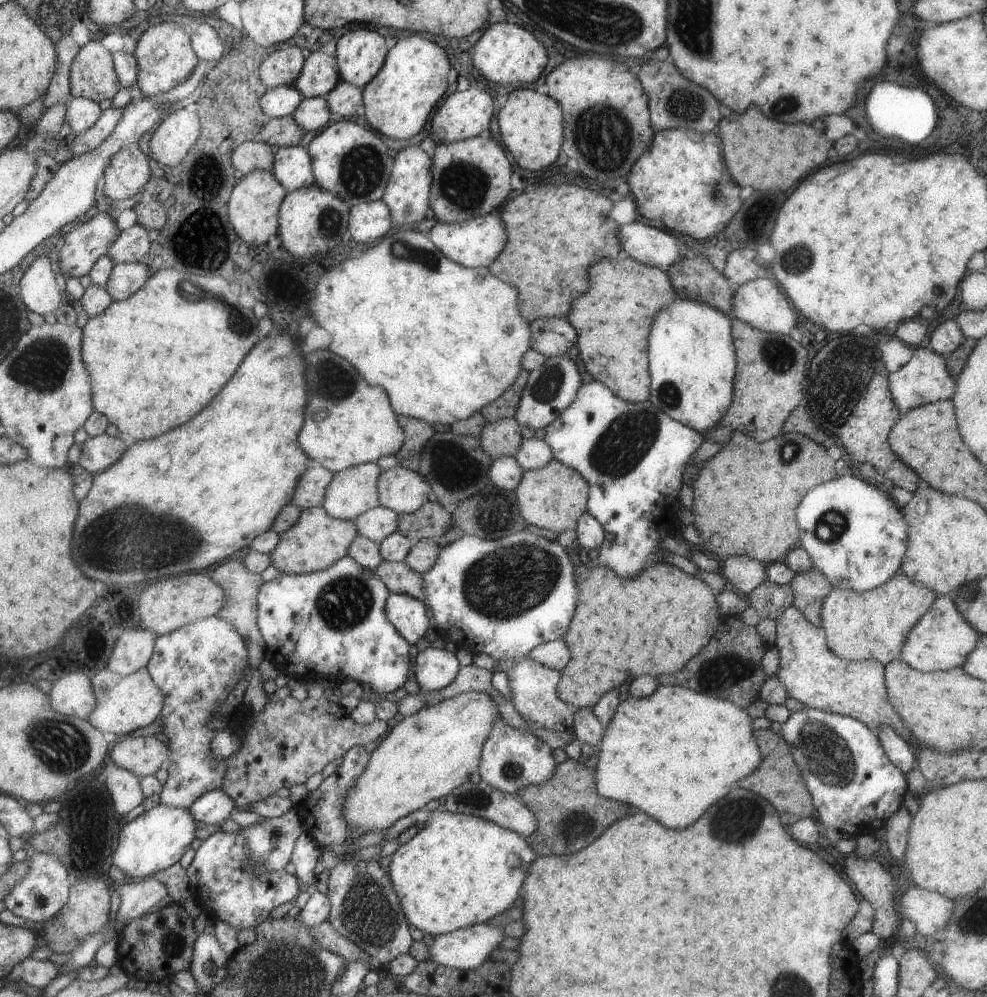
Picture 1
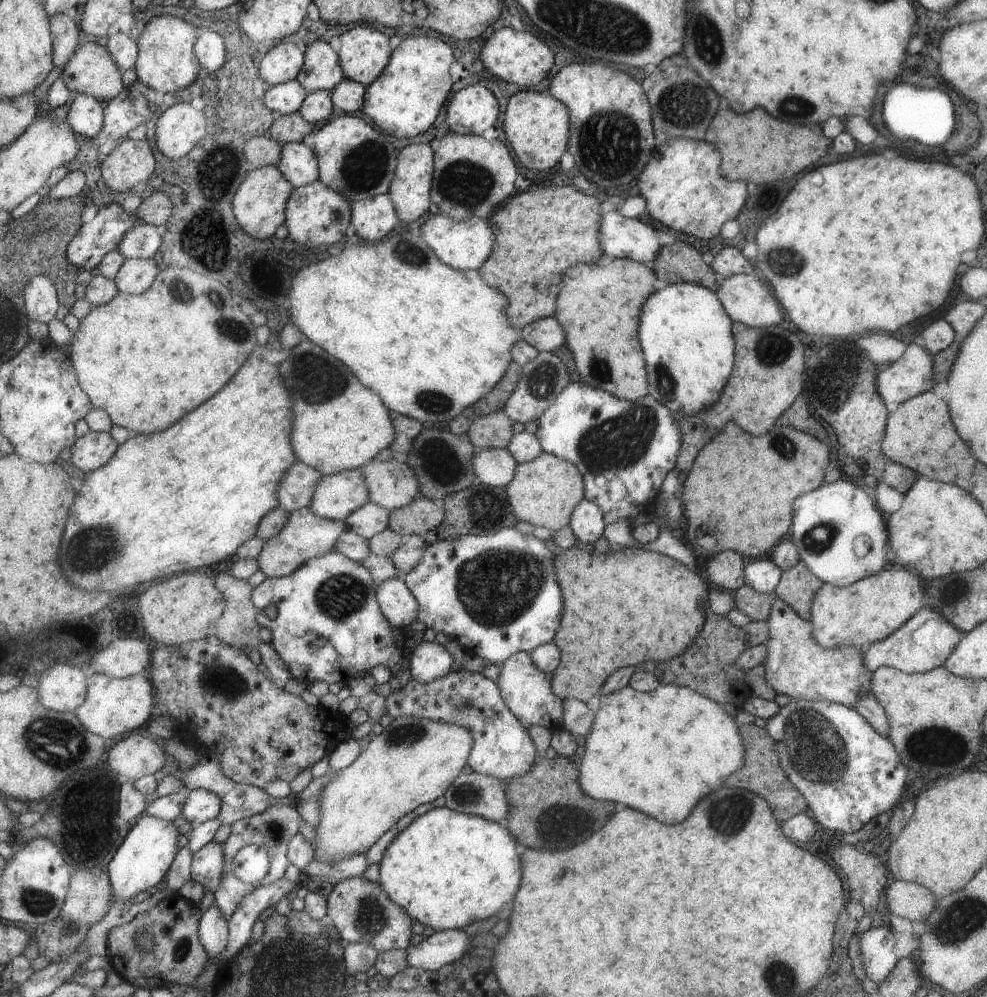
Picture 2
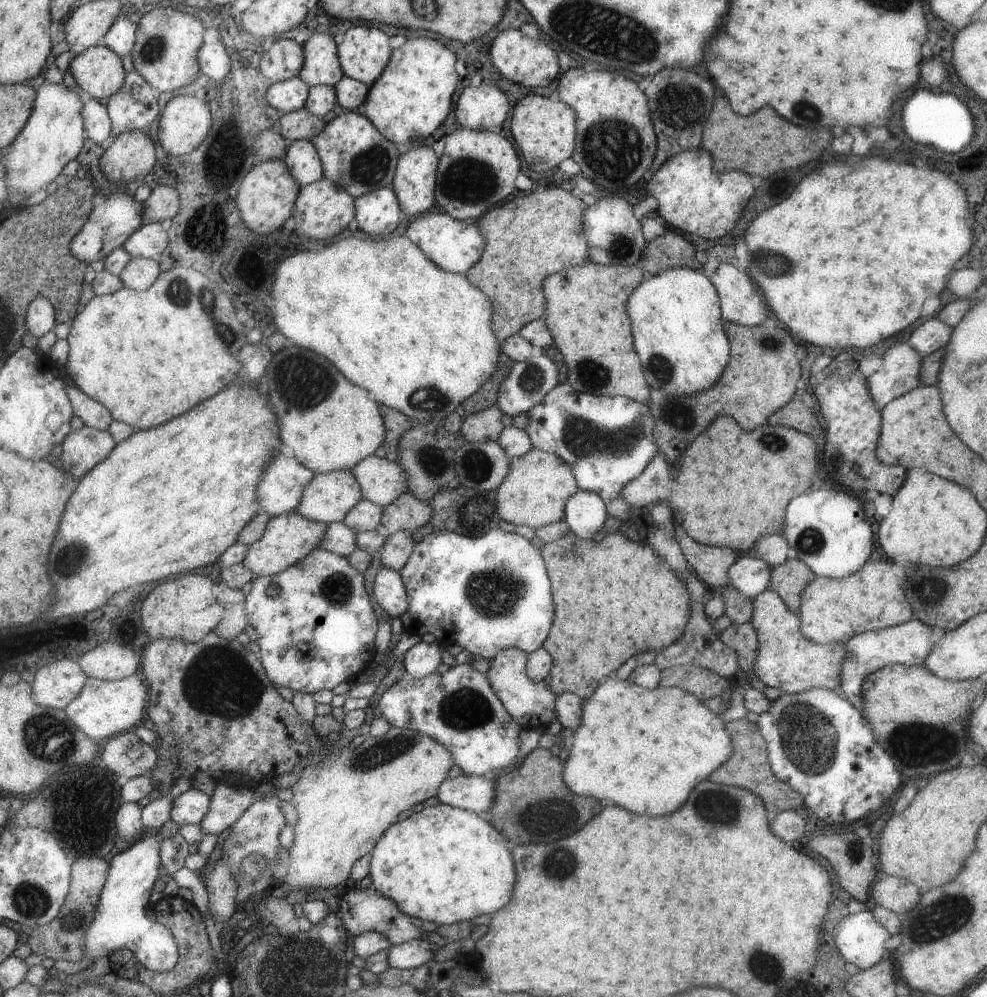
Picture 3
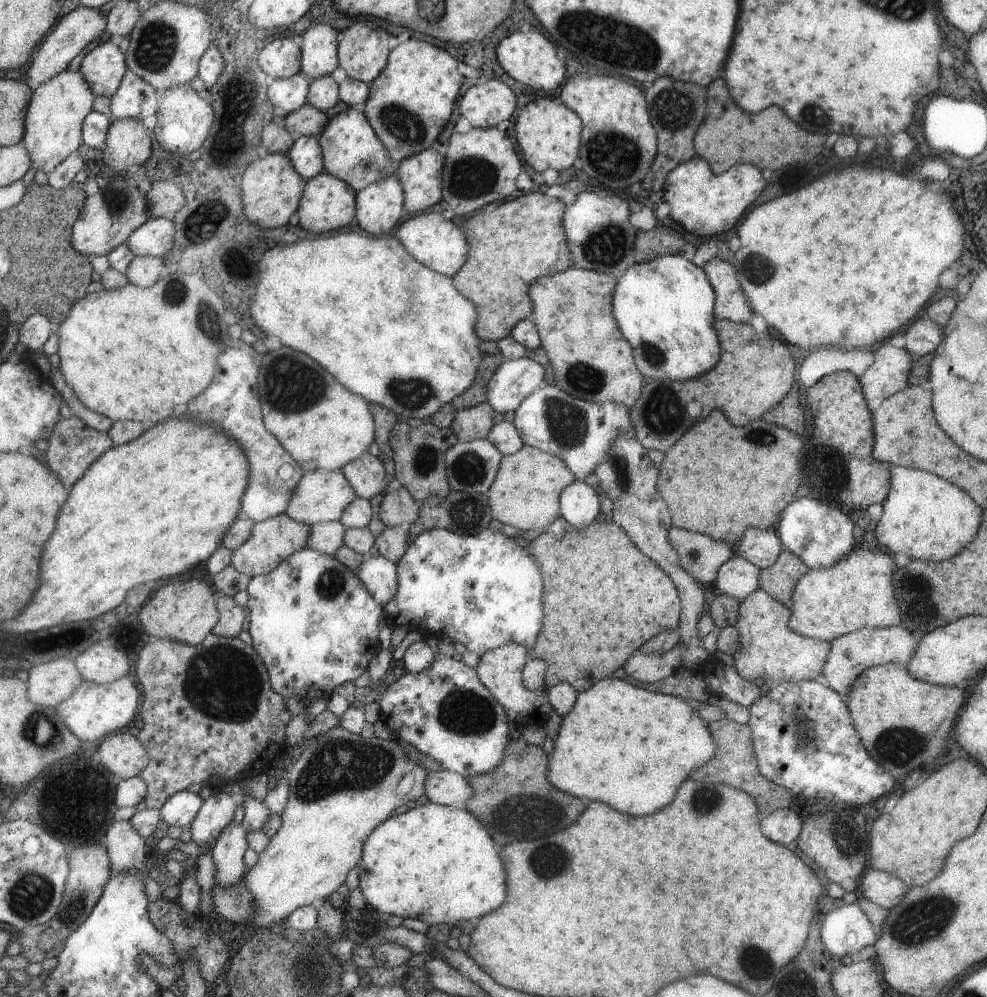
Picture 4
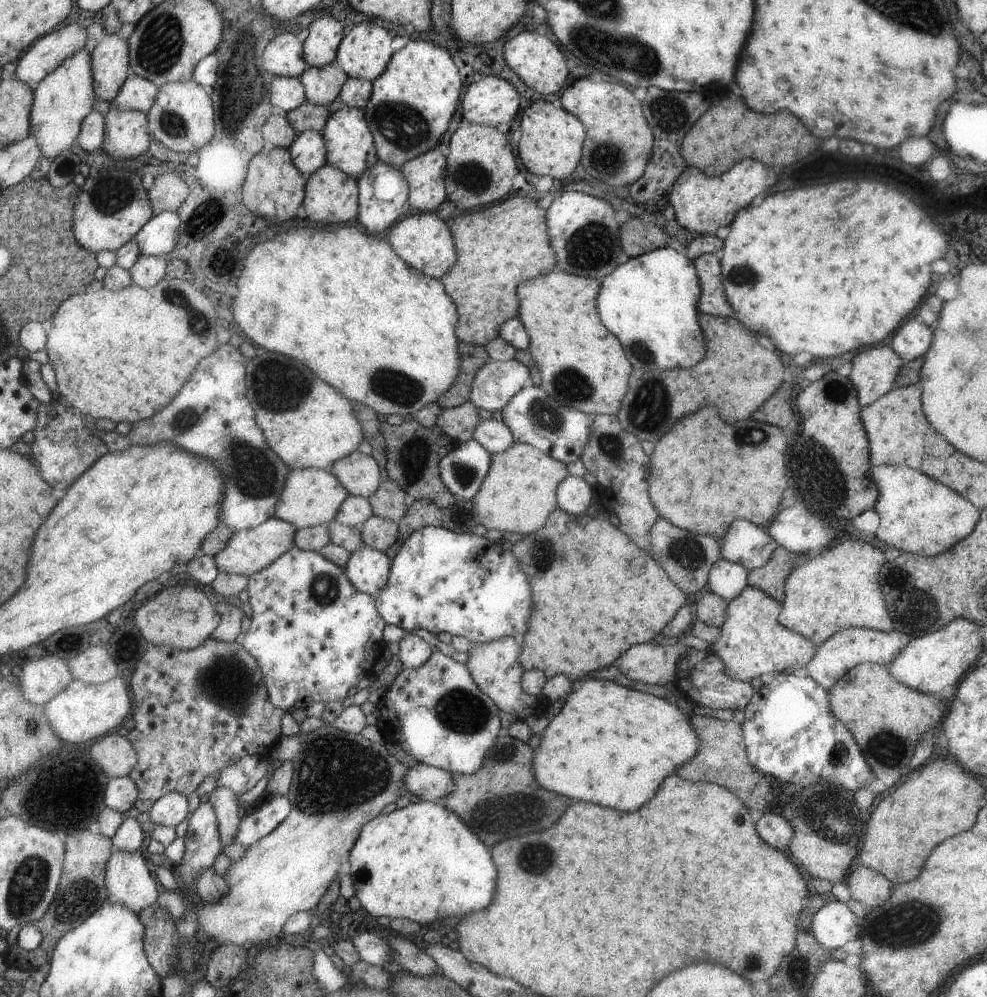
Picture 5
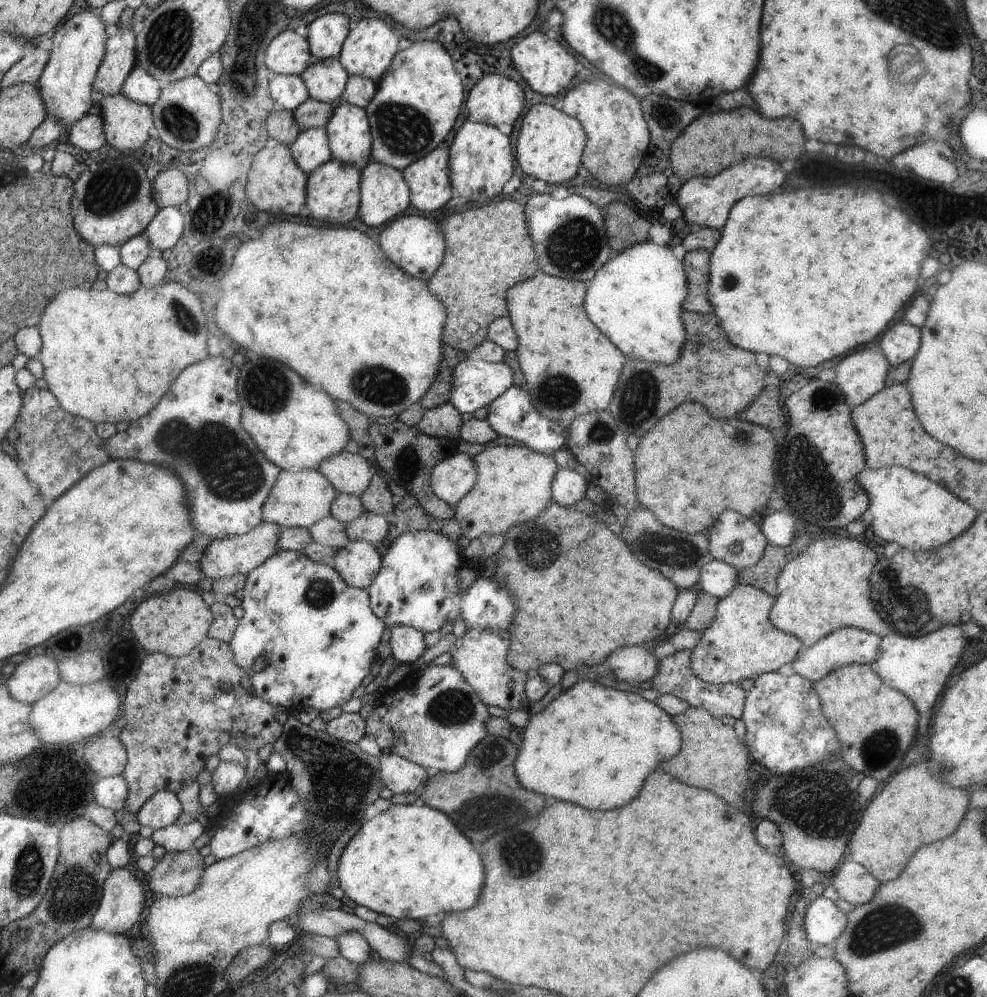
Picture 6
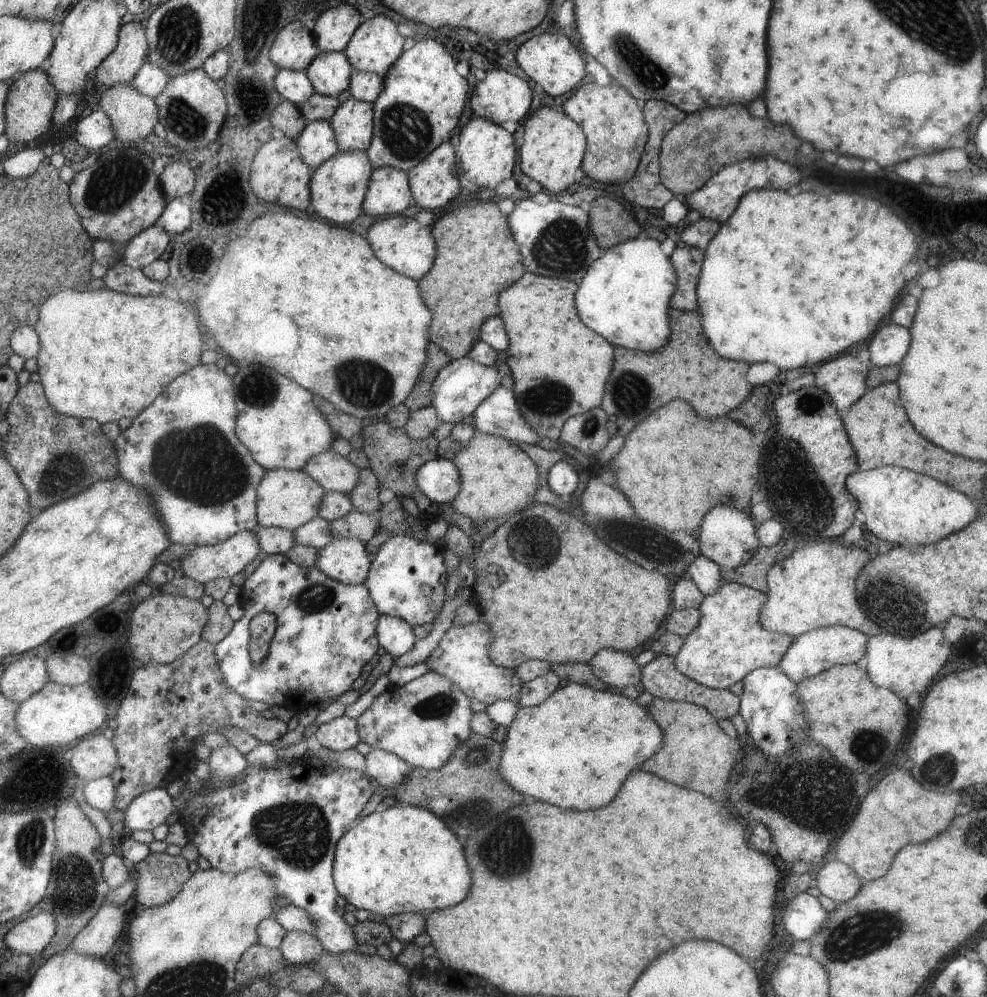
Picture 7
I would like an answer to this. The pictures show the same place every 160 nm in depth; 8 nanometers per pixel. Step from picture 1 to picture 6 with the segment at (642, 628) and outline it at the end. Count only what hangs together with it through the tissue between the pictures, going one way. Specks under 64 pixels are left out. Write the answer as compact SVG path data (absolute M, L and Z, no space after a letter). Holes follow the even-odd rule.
M557 503L547 505L531 521L515 525L506 532L505 541L495 554L494 577L502 589L511 586L511 590L515 590L515 598L519 598L519 618L515 618L514 614L511 625L506 630L510 637L507 662L515 669L523 670L529 674L533 674L539 666L547 664L547 662L555 662L555 664L563 666L565 670L577 668L581 664L585 664L585 666L601 664L607 658L607 654L613 652L615 648L631 646L631 644L643 644L643 642L653 640L655 636L659 636L667 628L671 604L673 604L677 596L677 588L669 582L669 579L659 574L657 570L649 570L645 564L637 562L637 558L627 548L627 544L619 536L611 534L603 521L600 521L595 516L585 515L572 507L564 507Z

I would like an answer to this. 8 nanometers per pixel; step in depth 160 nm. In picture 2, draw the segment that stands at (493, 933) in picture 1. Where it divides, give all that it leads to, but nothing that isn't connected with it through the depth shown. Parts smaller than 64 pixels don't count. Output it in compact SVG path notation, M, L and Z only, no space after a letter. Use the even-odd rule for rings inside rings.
M461 929L433 931L417 944L407 946L406 961L409 967L419 967L428 971L441 969L444 964L459 960L470 947L470 937Z

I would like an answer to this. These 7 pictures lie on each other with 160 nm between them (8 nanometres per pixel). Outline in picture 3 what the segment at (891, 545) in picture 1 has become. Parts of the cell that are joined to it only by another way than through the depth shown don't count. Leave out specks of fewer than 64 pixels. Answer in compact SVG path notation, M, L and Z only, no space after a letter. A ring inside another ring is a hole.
M822 484L815 488L815 492L801 494L791 506L787 506L787 522L780 533L787 541L790 555L803 561L817 577L840 579L855 573L866 564L873 548L873 532L863 516L861 502L843 490L827 490Z

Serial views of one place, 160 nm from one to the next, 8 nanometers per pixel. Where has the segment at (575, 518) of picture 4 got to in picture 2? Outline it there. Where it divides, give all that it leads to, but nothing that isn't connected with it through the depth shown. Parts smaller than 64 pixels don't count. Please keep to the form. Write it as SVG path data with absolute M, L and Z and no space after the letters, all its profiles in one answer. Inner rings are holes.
M583 498L570 514L569 526L575 539L593 544L601 536L603 521L602 510L594 502Z

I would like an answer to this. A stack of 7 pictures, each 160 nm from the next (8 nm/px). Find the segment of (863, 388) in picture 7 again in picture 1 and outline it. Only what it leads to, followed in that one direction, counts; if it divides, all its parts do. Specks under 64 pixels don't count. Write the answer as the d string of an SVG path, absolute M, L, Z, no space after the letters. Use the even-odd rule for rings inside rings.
M917 346L909 359L899 370L888 373L888 387L898 410L903 412L915 408L917 405L925 405L935 401L945 400L953 396L955 384L949 370L944 355L935 352L927 352L926 348Z

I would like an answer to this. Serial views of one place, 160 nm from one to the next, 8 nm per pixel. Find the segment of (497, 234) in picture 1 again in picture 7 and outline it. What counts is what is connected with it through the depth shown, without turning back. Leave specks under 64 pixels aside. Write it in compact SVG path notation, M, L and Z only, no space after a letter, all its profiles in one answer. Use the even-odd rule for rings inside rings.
M402 215L387 216L378 220L369 227L367 238L374 248L375 254L381 262L384 262L391 270L398 271L399 274L406 275L418 282L429 272L434 264L435 244L429 234L429 228L417 224L411 217Z

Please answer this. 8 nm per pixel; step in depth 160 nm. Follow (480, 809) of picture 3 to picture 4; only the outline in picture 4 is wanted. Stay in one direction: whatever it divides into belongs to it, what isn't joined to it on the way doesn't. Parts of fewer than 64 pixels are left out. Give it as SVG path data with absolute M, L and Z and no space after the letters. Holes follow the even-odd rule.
M445 770L427 771L424 795L427 800L438 805L464 807L466 800L472 795L472 788L467 778L460 774Z

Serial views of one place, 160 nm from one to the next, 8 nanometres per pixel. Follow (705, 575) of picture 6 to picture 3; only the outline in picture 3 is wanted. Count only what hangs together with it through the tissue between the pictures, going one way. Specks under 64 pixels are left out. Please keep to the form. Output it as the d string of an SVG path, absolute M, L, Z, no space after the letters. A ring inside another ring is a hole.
M749 553L734 562L728 570L728 579L733 588L752 599L768 588L772 566Z

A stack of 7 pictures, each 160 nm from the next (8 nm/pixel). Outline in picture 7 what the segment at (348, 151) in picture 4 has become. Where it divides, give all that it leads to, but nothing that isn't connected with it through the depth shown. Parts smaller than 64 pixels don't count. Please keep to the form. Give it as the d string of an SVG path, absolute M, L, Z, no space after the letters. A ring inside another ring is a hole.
M351 97L331 119L341 151L367 152L374 140L374 110L371 103Z

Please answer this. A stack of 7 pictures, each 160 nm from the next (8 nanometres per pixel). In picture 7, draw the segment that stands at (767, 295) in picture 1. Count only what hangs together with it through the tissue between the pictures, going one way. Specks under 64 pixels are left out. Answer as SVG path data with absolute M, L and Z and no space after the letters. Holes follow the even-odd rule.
M677 244L675 252L671 254L672 265L677 274L676 289L670 298L670 308L680 311L697 311L698 299L696 294L696 286L698 278L700 277L700 270L702 268L702 258L704 252L702 249L695 247L687 247L686 245Z

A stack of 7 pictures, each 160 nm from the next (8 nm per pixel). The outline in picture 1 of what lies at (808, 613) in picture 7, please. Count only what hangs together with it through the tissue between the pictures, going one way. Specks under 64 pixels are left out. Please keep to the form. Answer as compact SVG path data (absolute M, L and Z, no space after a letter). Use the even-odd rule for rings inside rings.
M902 572L865 592L832 588L824 596L820 610L827 648L846 661L871 659L887 666L891 661L899 660L910 630L927 614L936 598L934 591L914 583Z

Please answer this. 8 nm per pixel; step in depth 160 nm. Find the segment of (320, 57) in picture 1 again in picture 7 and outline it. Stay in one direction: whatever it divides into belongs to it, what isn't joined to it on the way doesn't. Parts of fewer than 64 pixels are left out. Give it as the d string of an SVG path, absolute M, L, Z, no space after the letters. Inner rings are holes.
M353 6L325 8L315 21L314 35L323 53L343 51L353 38L354 32L362 25L363 18Z

